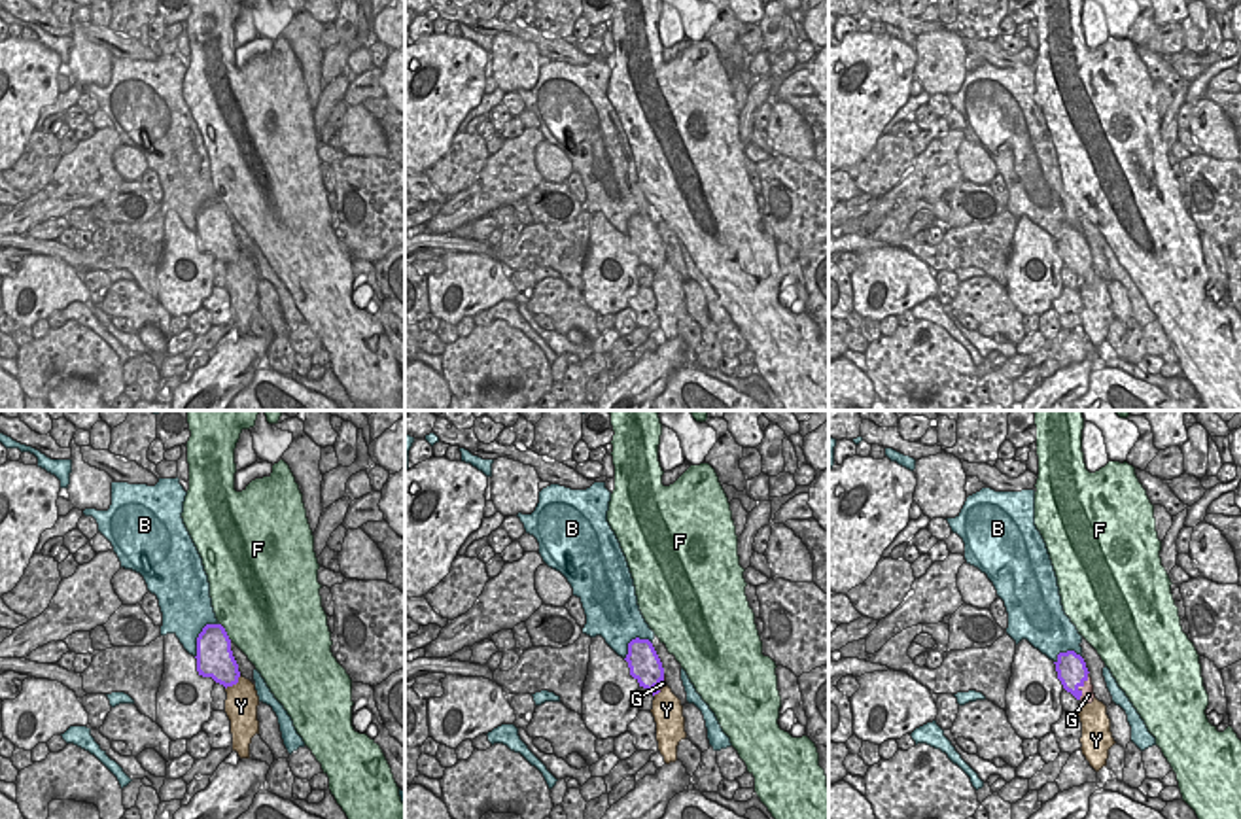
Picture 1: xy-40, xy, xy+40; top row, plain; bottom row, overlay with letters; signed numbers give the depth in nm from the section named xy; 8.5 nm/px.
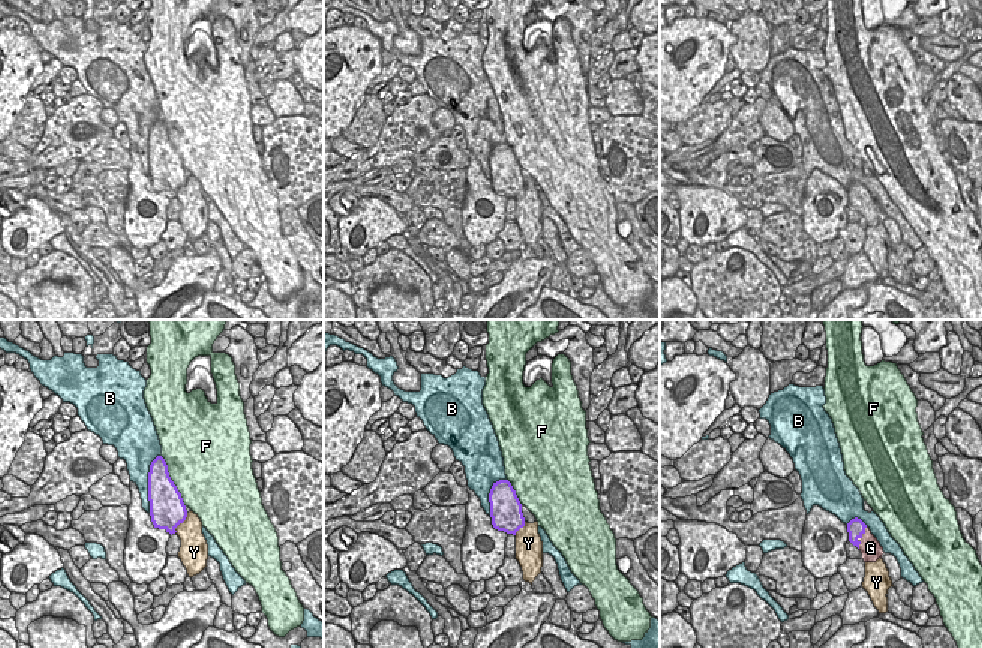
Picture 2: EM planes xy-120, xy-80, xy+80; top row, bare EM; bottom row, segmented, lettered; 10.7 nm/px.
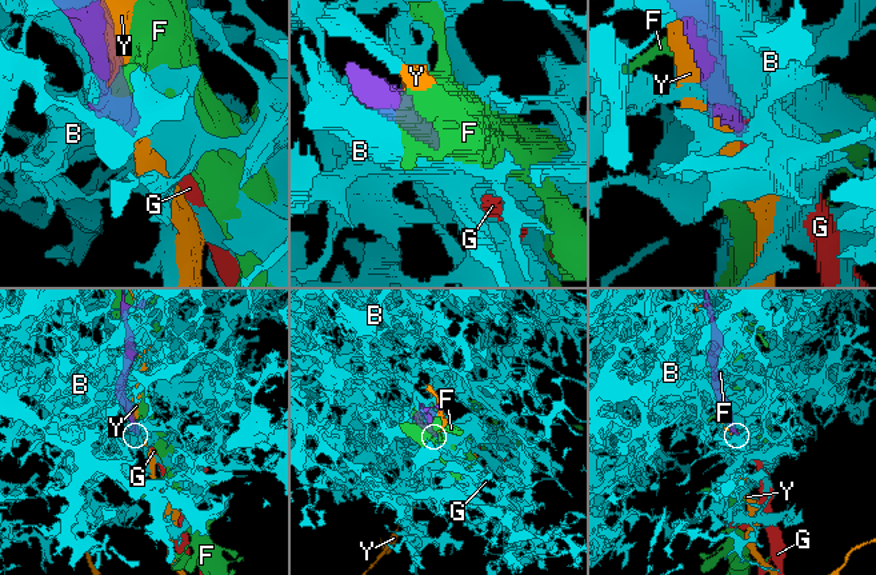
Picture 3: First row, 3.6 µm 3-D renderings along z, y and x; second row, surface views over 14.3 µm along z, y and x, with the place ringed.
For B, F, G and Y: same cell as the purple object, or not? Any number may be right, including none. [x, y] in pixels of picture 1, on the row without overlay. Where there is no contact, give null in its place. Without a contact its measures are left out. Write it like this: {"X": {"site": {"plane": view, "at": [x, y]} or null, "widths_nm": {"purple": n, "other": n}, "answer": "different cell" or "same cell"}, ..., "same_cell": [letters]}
{"B": {"site": {"plane": "xy-40", "at": [199, 212]}, "widths_nm": {"purple": 320, "other": 400}, "answer": "different cell"}, "F": {"site": {"plane": "xy-40", "at": [226, 209]}, "widths_nm": {"purple": 320, "other": 480}, "answer": "different cell"}, "G": {"site": {"plane": "xy+40", "at": [1083, 261]}, "widths_nm": {"purple": 260, "other": 100}, "answer": "same cell"}, "Y": {"site": {"plane": "xy-40", "at": [233, 260]}, "widths_nm": {"purple": 300, "other": 280}, "answer": "different cell"}, "same_cell": ["G"]}

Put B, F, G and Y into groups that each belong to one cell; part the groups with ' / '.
B / F / G / Y

